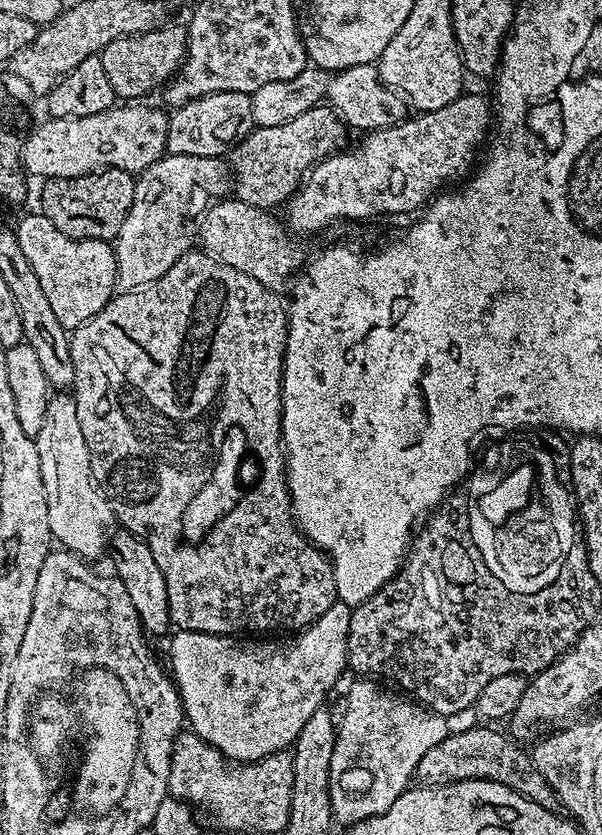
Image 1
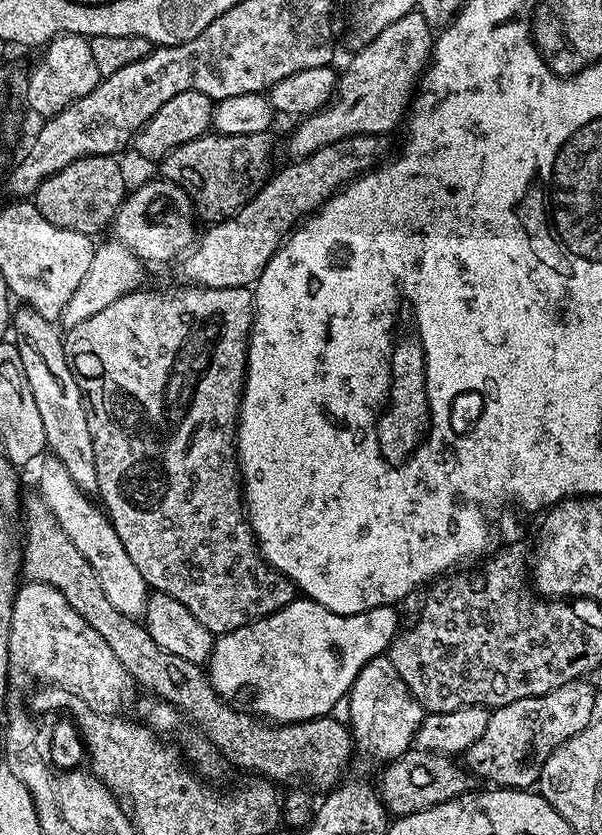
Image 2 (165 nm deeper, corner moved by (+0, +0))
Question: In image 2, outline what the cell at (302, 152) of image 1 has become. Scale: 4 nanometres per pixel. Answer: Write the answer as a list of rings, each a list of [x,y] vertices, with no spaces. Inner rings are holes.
[[[268,132],[245,136],[205,134],[167,152],[159,161],[158,172],[170,183],[185,188],[189,198],[196,203],[195,215],[213,225],[234,215],[269,179],[268,163],[272,160],[270,137]]]

